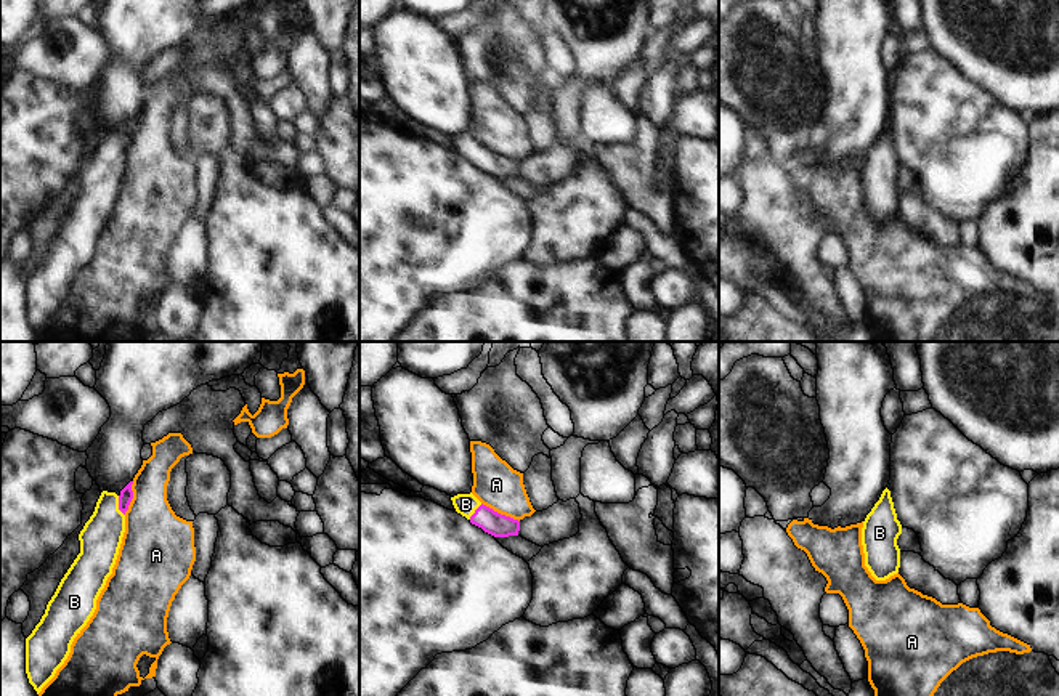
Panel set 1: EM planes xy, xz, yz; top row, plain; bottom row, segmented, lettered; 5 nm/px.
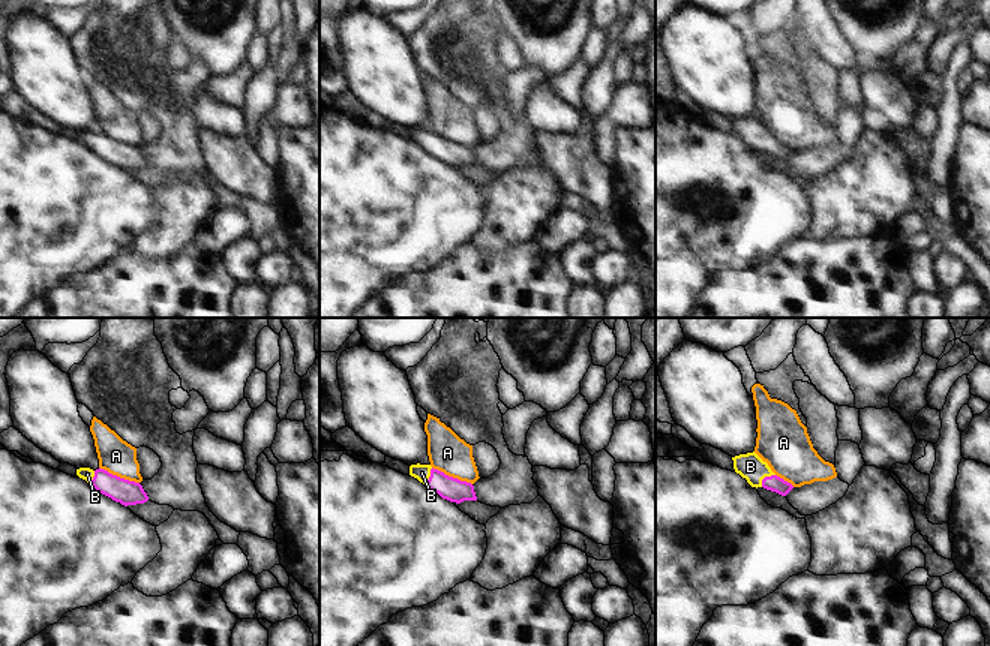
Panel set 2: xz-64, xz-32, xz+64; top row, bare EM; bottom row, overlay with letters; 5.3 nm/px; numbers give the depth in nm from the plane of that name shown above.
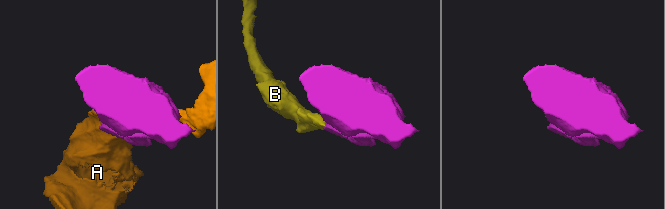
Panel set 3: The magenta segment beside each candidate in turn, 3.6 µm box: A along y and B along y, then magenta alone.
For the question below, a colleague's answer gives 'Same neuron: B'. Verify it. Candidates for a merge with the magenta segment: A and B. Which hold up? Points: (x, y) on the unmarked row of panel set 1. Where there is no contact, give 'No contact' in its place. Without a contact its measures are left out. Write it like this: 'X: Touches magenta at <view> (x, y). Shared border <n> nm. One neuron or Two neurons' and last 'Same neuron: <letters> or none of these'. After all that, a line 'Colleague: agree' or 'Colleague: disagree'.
A: Touches magenta at xz (499, 154). Shared border 220 nm. Two neurons
B: Touches magenta at xy (119, 146). Shared border 110 nm. One neuron
Same neuron: B.
Colleague: agree

